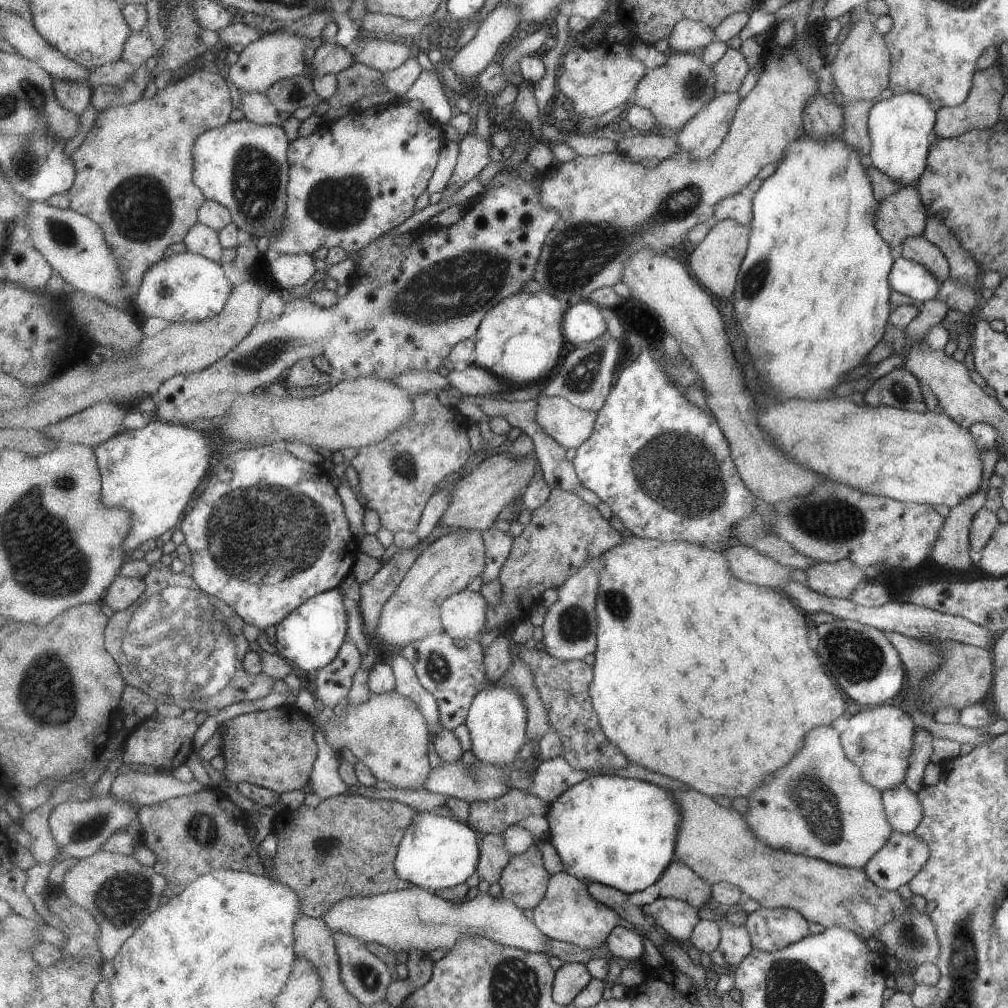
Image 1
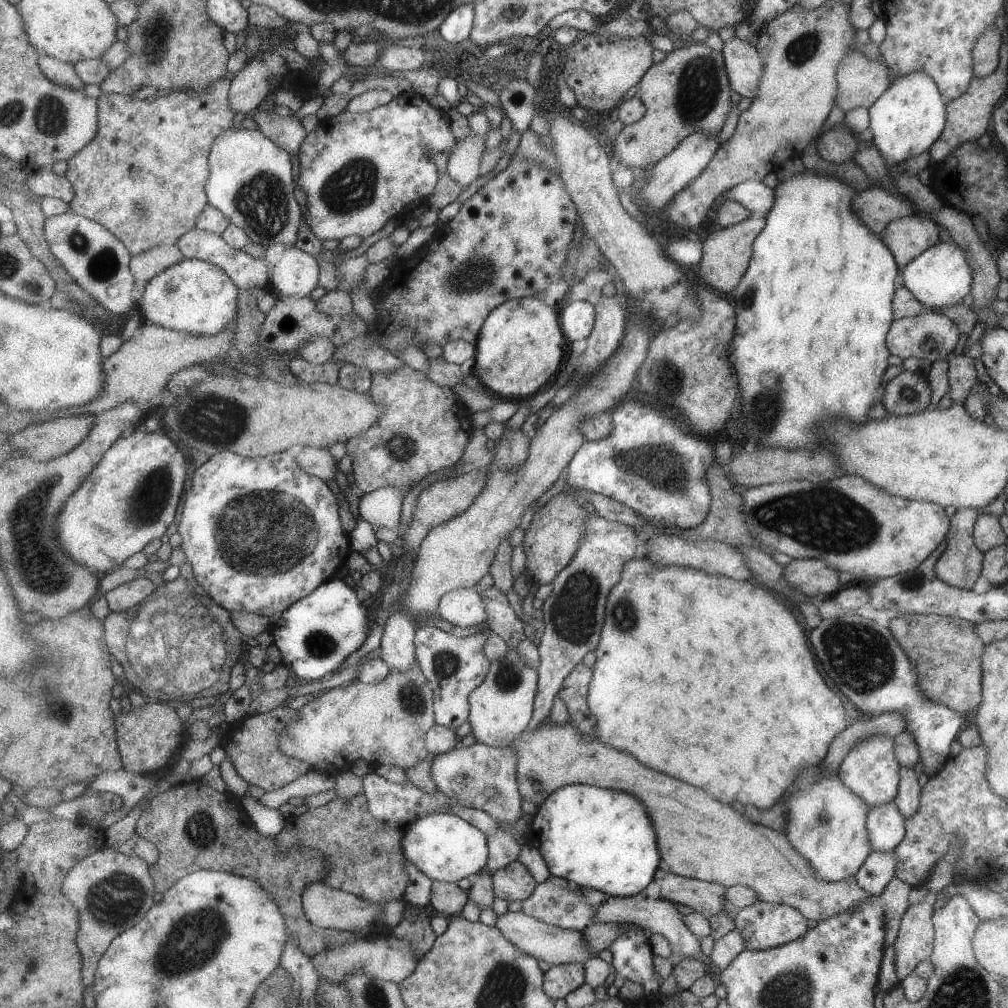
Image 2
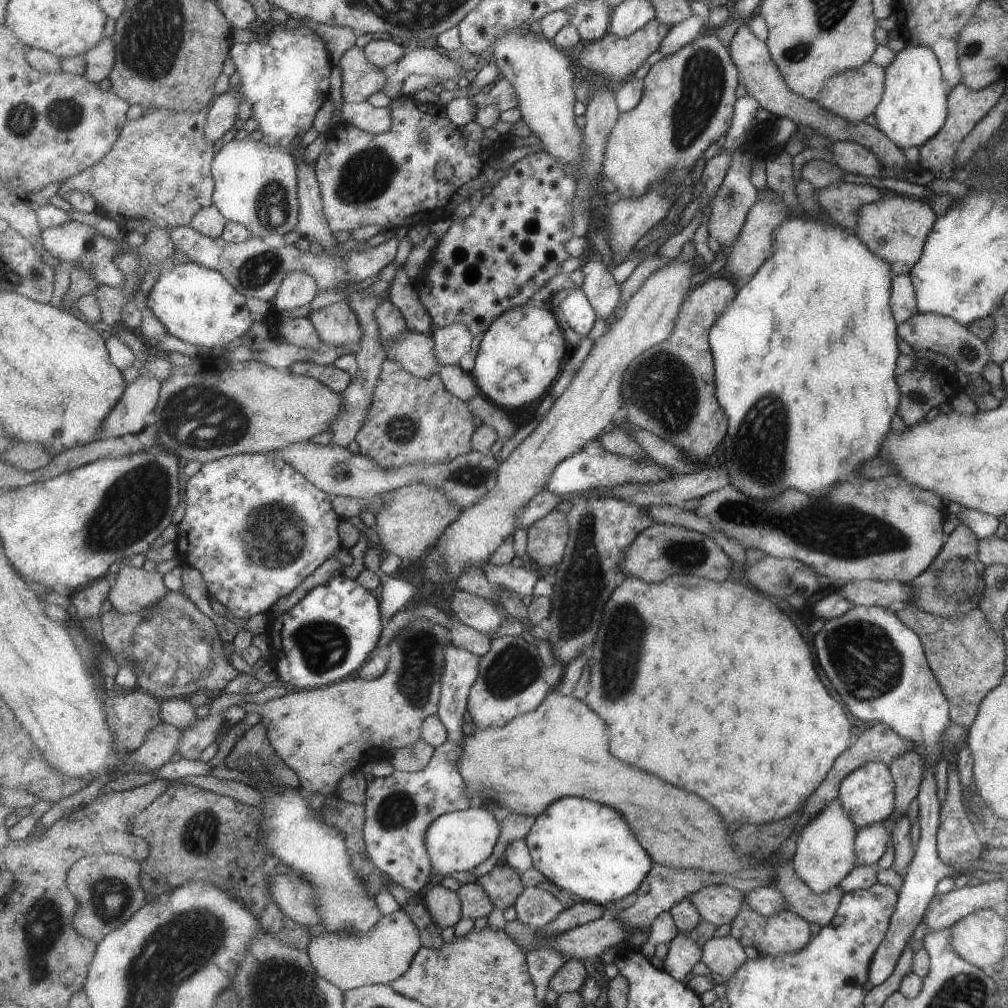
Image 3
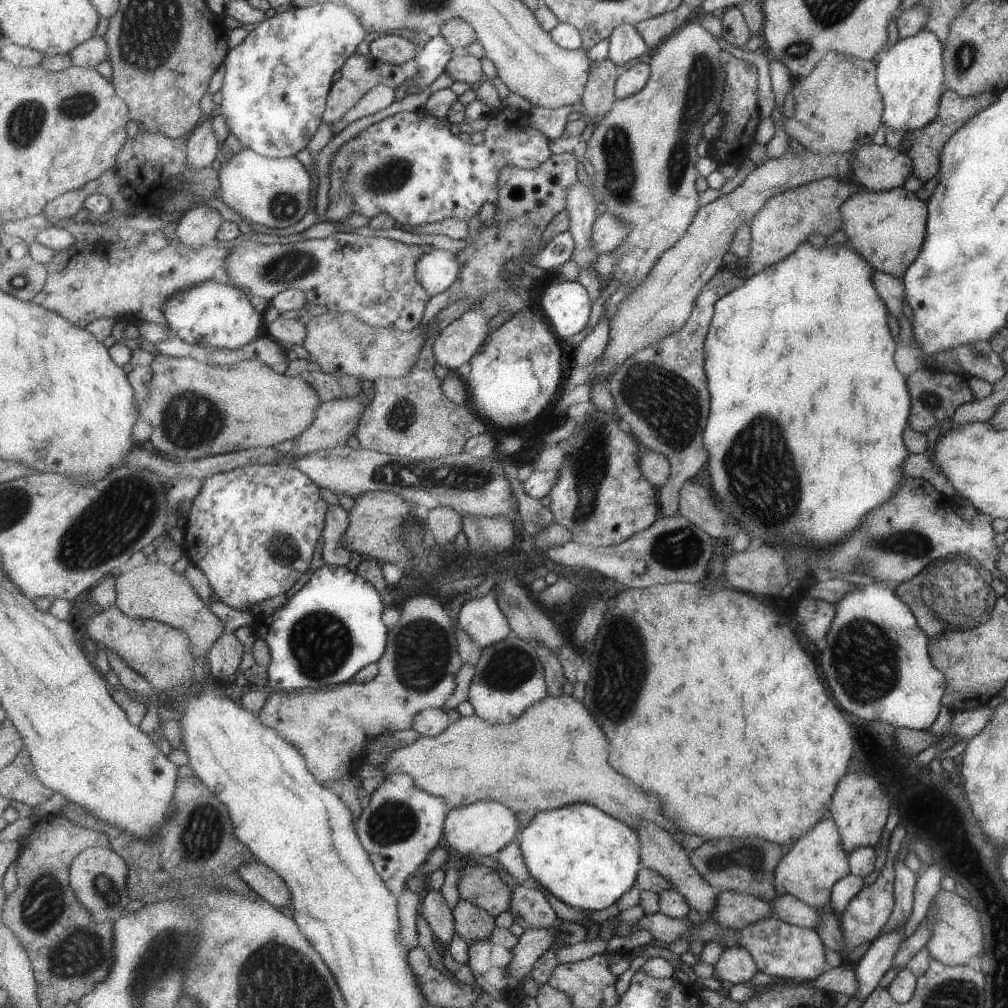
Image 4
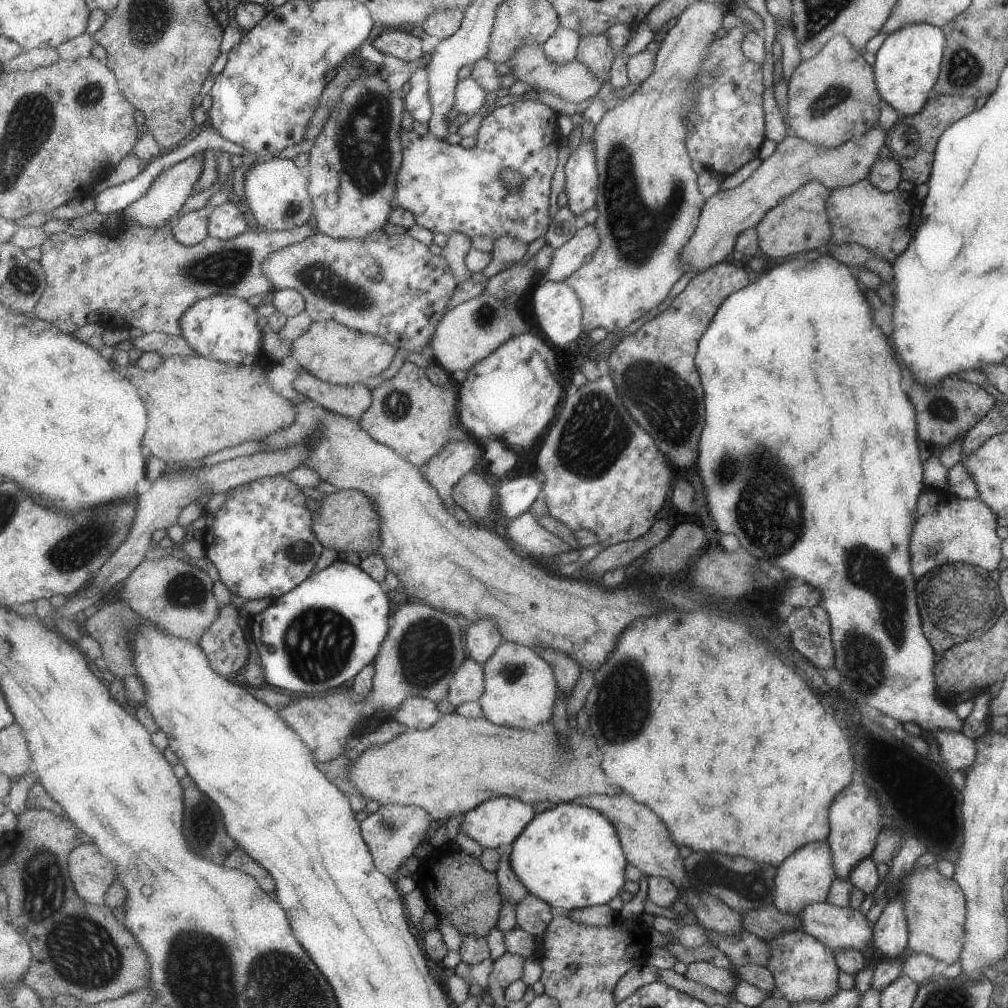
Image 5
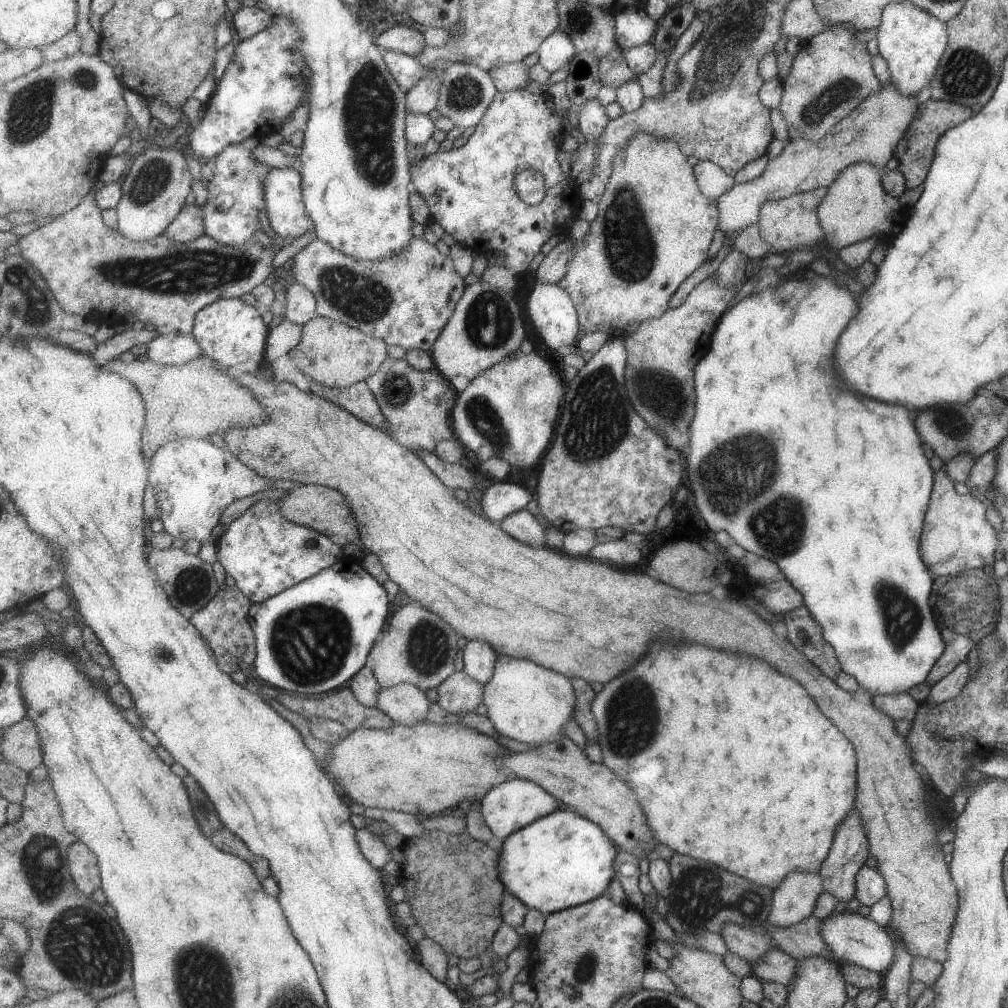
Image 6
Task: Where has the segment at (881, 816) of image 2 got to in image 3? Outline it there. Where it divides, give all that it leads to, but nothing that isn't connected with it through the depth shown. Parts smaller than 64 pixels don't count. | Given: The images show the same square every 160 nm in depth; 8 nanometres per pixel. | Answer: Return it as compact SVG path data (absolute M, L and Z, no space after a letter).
M885 821L863 826L856 832L853 852L856 854L855 866L871 866L885 853L891 830L885 826Z

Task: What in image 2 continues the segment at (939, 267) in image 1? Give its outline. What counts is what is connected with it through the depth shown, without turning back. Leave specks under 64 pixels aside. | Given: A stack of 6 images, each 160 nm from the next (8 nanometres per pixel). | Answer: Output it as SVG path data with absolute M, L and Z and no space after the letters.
M911 214L892 221L882 232L897 264L902 268L942 238L939 226L931 219Z

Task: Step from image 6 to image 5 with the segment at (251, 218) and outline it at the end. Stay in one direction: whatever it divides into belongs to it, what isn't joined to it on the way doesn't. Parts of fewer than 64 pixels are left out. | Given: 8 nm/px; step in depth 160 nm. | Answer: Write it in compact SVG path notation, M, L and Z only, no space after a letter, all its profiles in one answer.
M228 198L227 202L211 209L209 230L210 236L219 240L231 240L249 230L244 212L235 202Z

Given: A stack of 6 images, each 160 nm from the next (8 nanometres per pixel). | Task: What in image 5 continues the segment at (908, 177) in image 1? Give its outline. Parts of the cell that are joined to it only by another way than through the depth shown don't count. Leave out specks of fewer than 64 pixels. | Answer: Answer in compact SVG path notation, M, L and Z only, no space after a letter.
M927 23L905 25L887 35L875 53L877 92L900 118L917 116L925 108L927 94L939 78L943 46L946 46L943 33L943 29Z

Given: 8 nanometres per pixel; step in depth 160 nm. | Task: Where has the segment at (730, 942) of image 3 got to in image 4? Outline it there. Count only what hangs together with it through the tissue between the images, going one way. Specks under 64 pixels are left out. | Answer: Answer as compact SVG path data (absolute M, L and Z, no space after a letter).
M725 947L712 964L714 976L726 985L745 983L757 972L755 961L745 947Z

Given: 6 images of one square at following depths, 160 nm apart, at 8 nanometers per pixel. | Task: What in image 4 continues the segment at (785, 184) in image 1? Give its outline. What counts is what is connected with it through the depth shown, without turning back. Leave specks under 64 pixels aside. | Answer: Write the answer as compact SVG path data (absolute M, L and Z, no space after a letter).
M803 241L791 255L763 267L761 272L749 277L739 288L721 298L721 304L717 304L704 346L710 393L713 396L713 410L704 443L710 454L708 469L713 496L737 524L738 532L744 532L750 538L751 546L767 545L781 550L787 549L786 544L792 543L793 539L798 540L798 545L813 544L813 548L833 544L841 540L841 536L847 536L857 526L861 516L871 510L871 506L885 502L905 477L900 471L907 456L901 442L901 430L907 424L912 401L907 396L908 388L905 388L903 376L893 364L895 344L887 328L887 306L881 302L877 288L869 282L871 279L869 263L849 244L812 248Z

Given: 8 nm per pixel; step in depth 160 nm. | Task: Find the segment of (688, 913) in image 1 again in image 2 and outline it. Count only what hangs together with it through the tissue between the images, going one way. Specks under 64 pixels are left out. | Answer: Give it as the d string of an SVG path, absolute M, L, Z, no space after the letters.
M643 895L638 897L610 897L606 902L598 906L597 914L594 918L595 923L618 923L619 925L627 923L630 925L638 925L642 927L648 933L660 933L668 942L671 942L676 949L680 950L679 958L681 959L681 952L685 958L691 957L693 959L708 962L708 959L704 958L701 953L701 942L700 938L686 925L684 916L681 915L680 905L670 900L665 899L654 899L644 897Z

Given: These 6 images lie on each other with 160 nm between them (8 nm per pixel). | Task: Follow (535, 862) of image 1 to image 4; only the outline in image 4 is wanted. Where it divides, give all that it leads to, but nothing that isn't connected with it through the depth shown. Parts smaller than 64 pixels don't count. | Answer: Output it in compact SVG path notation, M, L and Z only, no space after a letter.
M476 864L465 866L459 875L459 898L473 901L494 917L509 911L512 907L514 891L497 870Z

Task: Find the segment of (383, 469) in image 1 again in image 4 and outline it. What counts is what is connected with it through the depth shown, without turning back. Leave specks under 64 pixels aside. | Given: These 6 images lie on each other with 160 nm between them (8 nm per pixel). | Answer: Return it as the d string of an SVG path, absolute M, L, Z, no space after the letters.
M429 336L418 364L409 375L381 377L376 380L374 399L363 413L356 432L356 438L361 447L413 460L440 459L463 453L469 439L487 432L487 426L483 424L477 412L469 407L454 403L444 391L442 380L435 372L435 364L438 363L434 353L435 341L435 337Z

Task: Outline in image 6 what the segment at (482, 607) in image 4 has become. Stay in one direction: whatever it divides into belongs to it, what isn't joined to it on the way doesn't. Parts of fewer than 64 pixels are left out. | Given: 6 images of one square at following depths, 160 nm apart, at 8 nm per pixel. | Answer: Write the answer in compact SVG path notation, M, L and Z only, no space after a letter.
M473 640L463 649L463 668L467 674L485 686L495 672L498 657L493 646L489 646L487 642L481 642L481 640Z

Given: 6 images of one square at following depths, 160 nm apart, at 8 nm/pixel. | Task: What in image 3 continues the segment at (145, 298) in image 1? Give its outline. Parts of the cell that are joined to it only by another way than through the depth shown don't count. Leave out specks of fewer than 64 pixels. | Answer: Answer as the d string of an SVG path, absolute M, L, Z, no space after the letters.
M191 260L161 272L148 299L148 307L167 332L197 346L223 348L235 338L241 338L257 319L247 306L247 297L220 270Z

